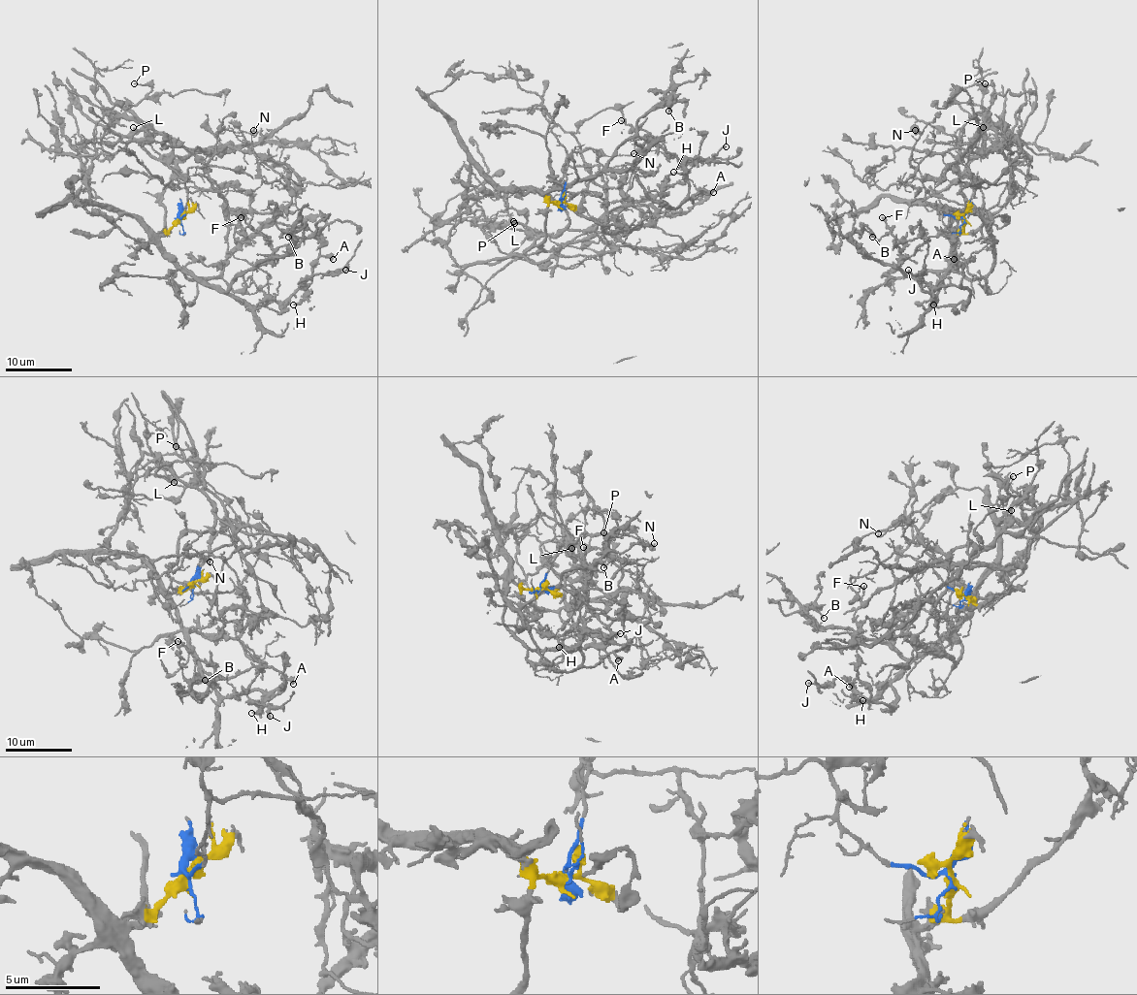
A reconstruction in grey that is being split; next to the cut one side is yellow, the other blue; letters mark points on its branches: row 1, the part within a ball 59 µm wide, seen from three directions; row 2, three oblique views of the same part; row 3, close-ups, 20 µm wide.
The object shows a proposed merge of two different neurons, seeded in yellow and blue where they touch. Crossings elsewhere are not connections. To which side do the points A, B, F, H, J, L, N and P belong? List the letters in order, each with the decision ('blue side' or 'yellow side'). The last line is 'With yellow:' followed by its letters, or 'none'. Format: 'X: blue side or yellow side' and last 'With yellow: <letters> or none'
A: yellow side
B: yellow side
F: yellow side
H: yellow side
J: yellow side
L: blue side
N: blue side
P: blue side
With yellow: A, B, F, H, J

